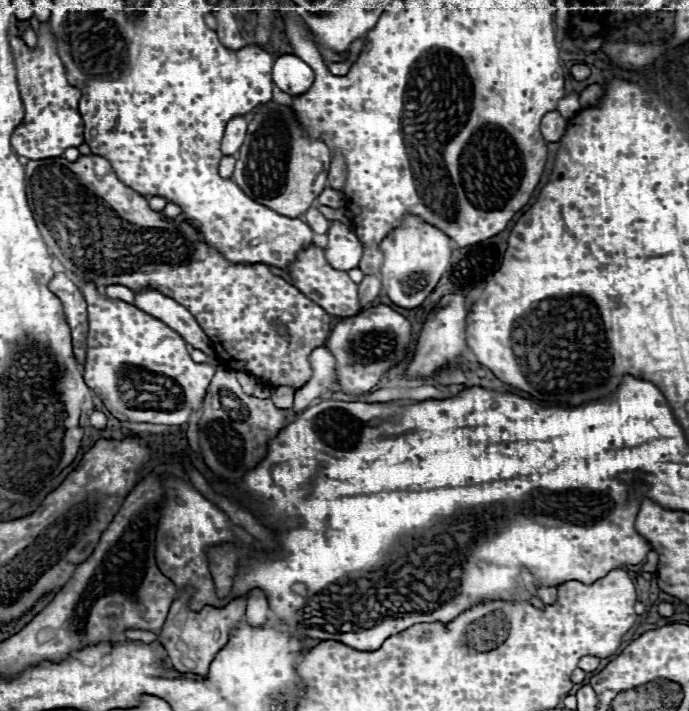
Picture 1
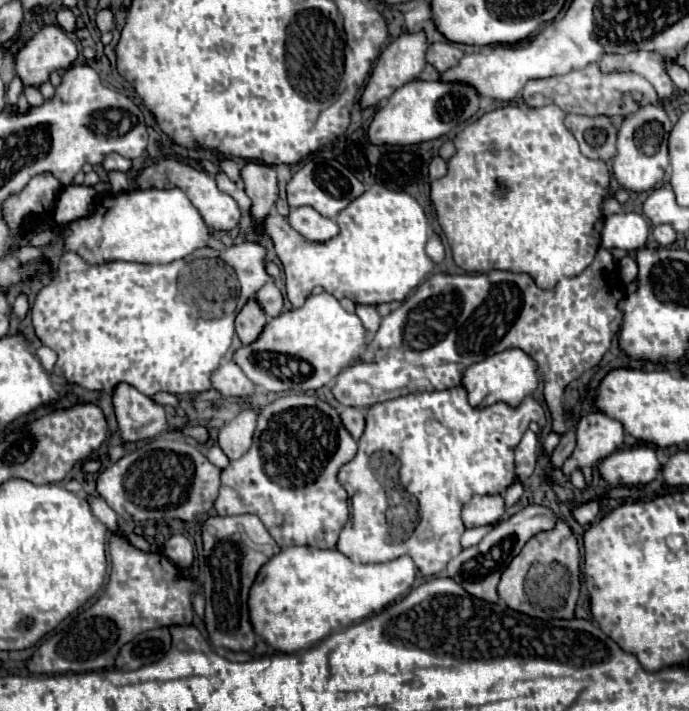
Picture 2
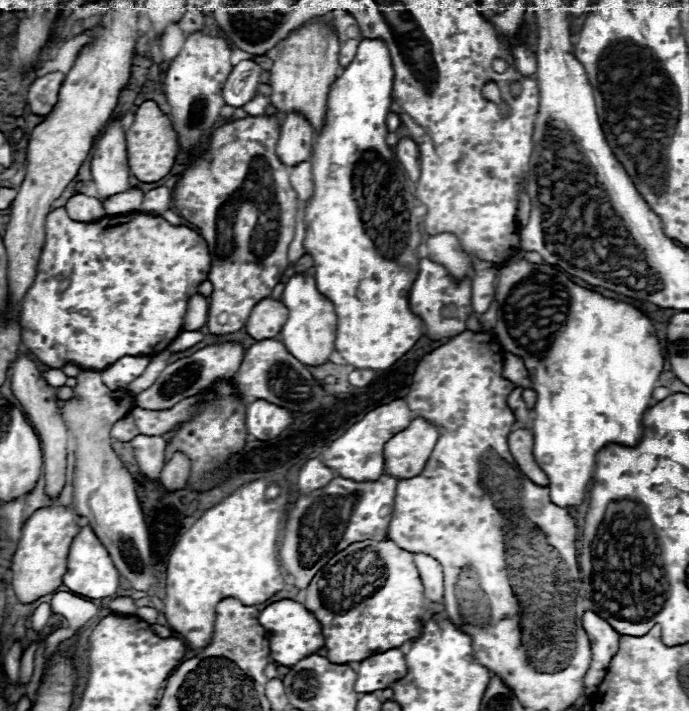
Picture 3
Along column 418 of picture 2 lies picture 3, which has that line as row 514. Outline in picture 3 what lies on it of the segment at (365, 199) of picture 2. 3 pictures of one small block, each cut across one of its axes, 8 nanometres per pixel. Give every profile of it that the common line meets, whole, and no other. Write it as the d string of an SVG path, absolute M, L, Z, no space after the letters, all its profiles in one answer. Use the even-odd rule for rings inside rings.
M256 480L238 488L232 496L228 496L218 506L204 512L204 516L176 542L172 548L168 570L166 570L166 596L164 596L164 616L168 626L178 632L186 646L192 650L206 648L212 640L214 632L214 616L216 604L224 598L236 598L246 606L256 606L272 598L284 586L284 576L278 564L278 536L284 524L286 504L288 504L288 490L282 486L282 494L272 500L264 502L264 490L270 480Z

